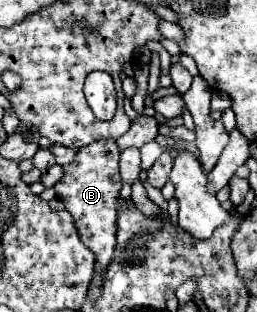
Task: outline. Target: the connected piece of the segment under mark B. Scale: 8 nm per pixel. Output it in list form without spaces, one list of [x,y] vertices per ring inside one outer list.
[[[98,139],[88,143],[76,153],[74,161],[64,167],[64,177],[54,185],[58,199],[74,219],[82,243],[86,243],[86,247],[94,253],[94,277],[88,287],[88,295],[98,295],[98,279],[102,279],[102,271],[106,271],[106,263],[110,263],[114,253],[118,199],[122,189],[118,157],[120,149],[116,139]]]

